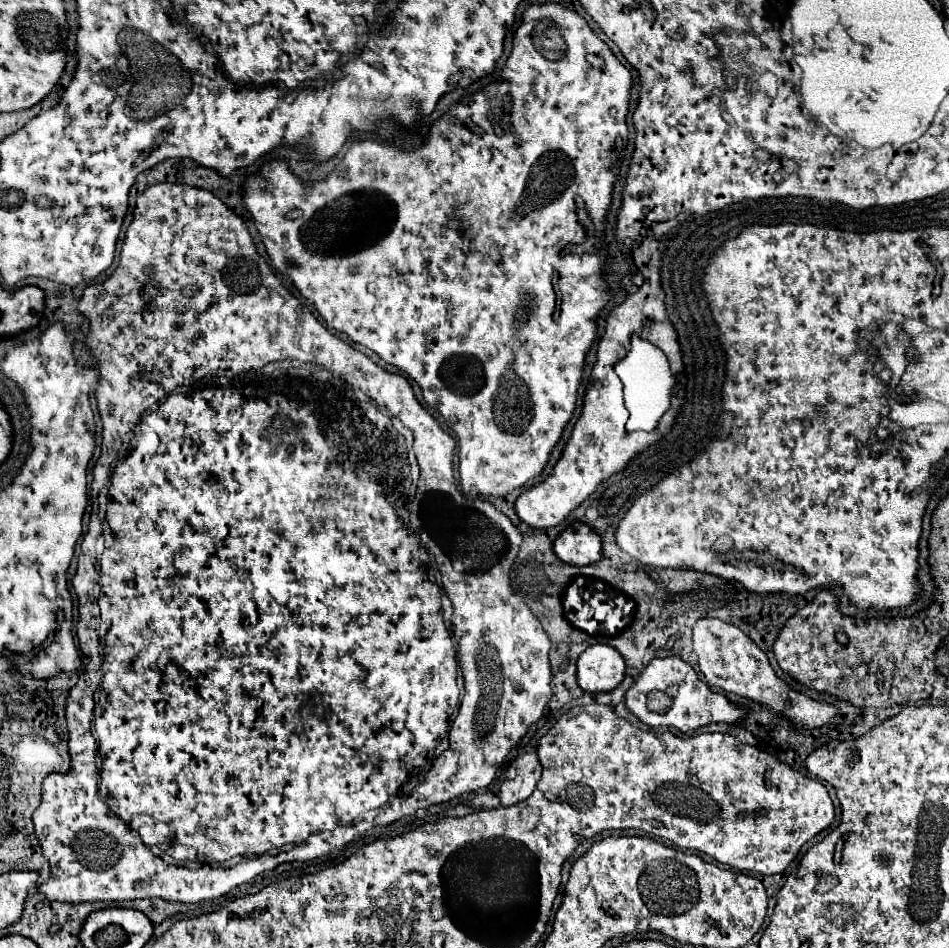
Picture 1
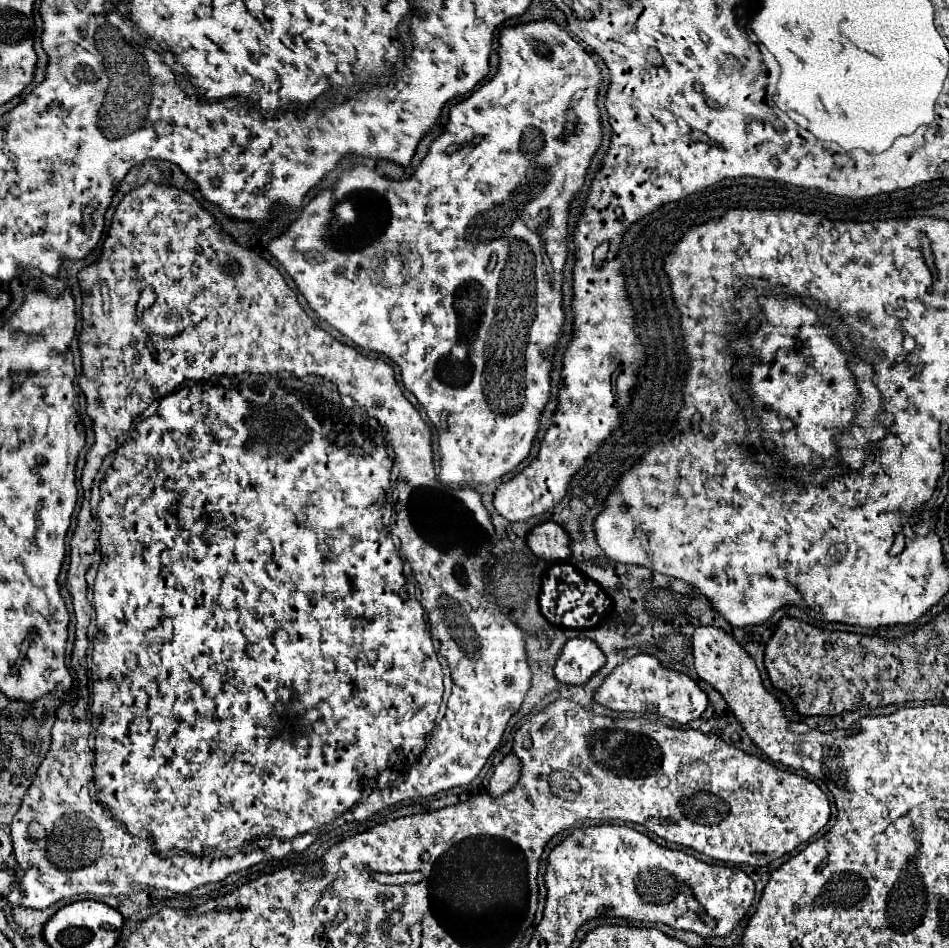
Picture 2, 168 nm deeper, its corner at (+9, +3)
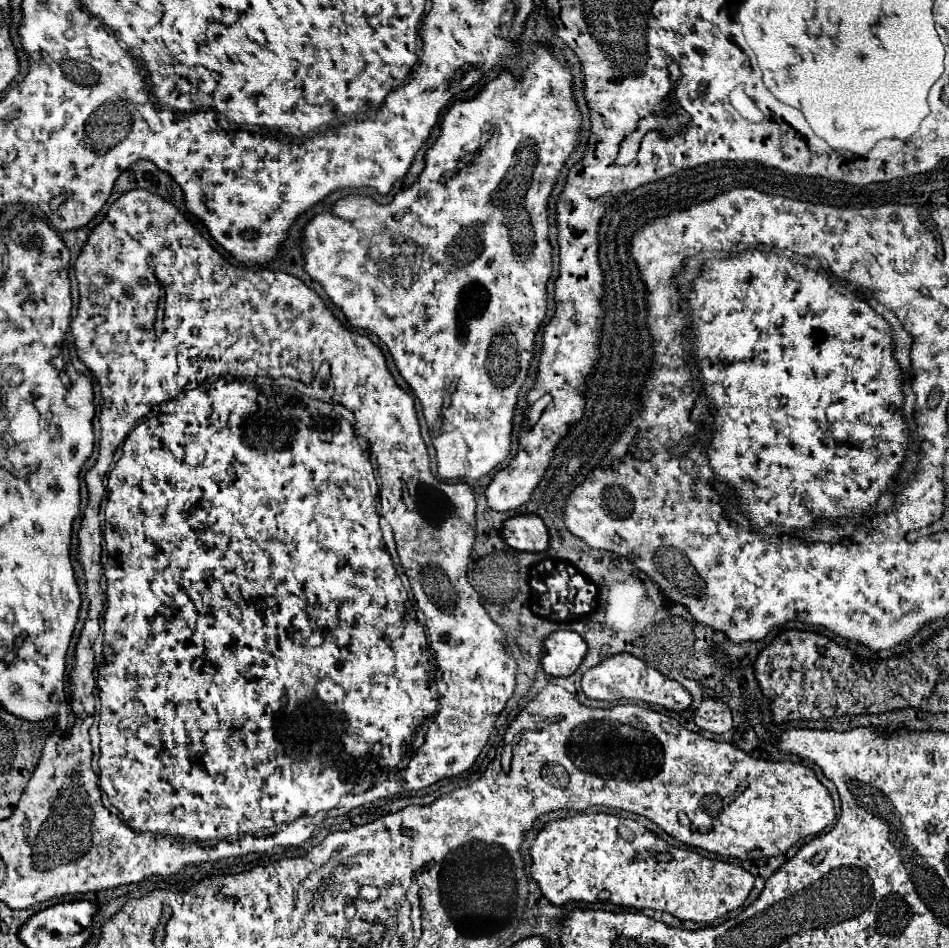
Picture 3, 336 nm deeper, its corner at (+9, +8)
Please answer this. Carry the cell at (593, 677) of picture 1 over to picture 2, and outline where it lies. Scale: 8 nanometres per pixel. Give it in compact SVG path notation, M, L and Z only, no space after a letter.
M572 638L564 644L554 674L562 684L586 684L606 664L604 652L592 640Z

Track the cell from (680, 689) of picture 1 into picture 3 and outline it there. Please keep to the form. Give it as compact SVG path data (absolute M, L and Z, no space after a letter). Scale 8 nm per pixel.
M618 653L614 657L606 657L596 667L588 669L582 675L582 691L590 699L602 699L602 701L616 701L616 699L628 699L628 701L644 701L650 705L660 705L670 711L684 711L690 707L690 693L676 681L664 677L656 669L648 667L644 661L636 659L628 653Z

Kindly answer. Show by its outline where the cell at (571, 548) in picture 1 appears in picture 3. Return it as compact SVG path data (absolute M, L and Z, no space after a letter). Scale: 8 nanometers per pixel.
M516 515L504 521L500 537L516 551L544 551L548 549L548 531L538 515Z

